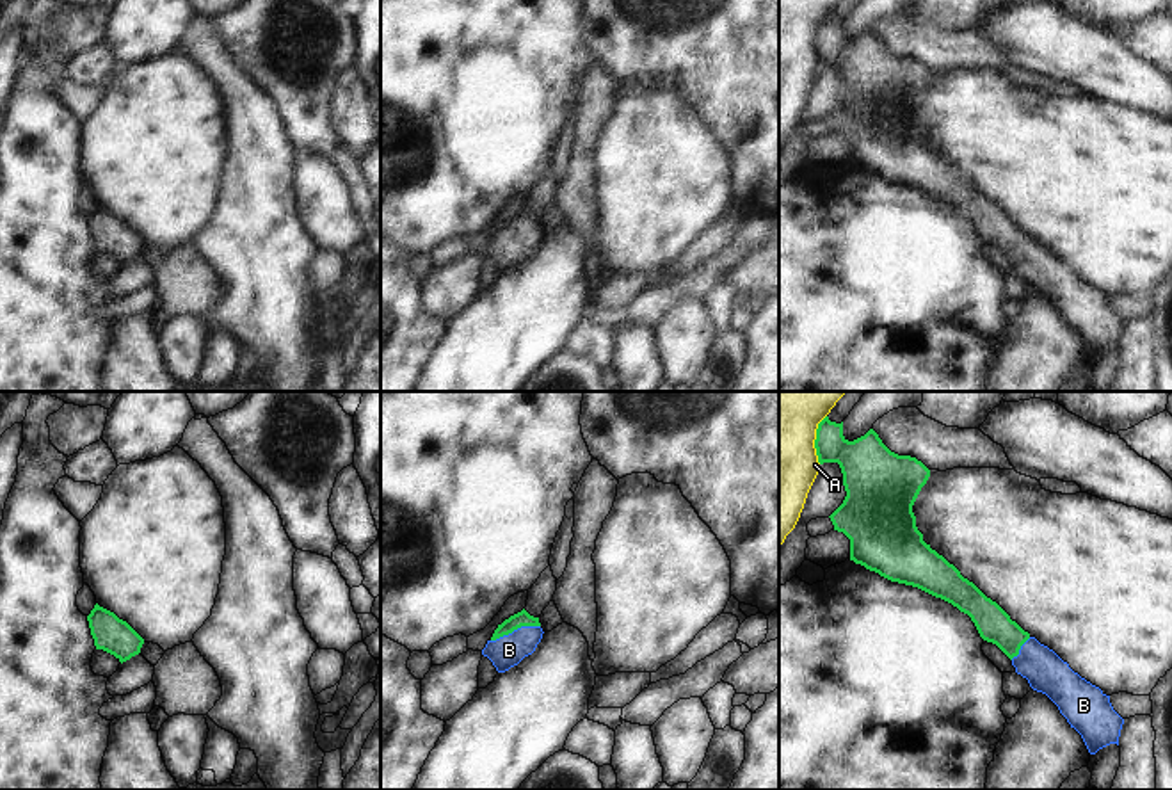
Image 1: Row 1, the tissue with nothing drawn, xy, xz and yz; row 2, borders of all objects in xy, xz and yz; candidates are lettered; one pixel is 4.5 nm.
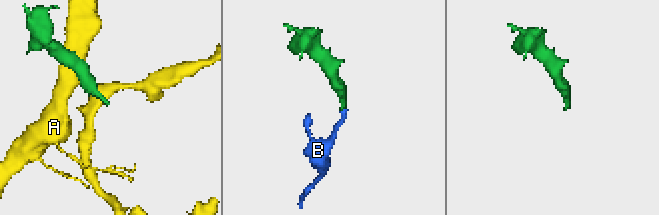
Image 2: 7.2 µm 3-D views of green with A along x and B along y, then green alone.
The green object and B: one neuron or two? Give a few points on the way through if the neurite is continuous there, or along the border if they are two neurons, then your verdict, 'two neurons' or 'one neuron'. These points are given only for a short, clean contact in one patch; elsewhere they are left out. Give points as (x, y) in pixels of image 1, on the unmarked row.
runs through xz (523, 219), (514, 230), (509, 251); one neuron

